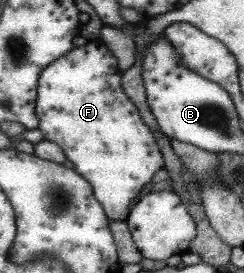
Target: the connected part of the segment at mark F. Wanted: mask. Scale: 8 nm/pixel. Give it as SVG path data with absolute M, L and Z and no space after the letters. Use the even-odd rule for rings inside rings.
M92 41L86 47L72 49L68 55L64 55L64 59L56 59L56 63L43 70L39 79L36 112L39 117L38 129L43 139L56 143L64 151L67 160L74 164L75 170L90 181L95 198L103 205L107 219L126 222L136 197L150 183L154 173L164 168L165 162L156 145L156 138L152 137L152 131L142 123L138 109L120 85L122 81L114 55L104 43Z

